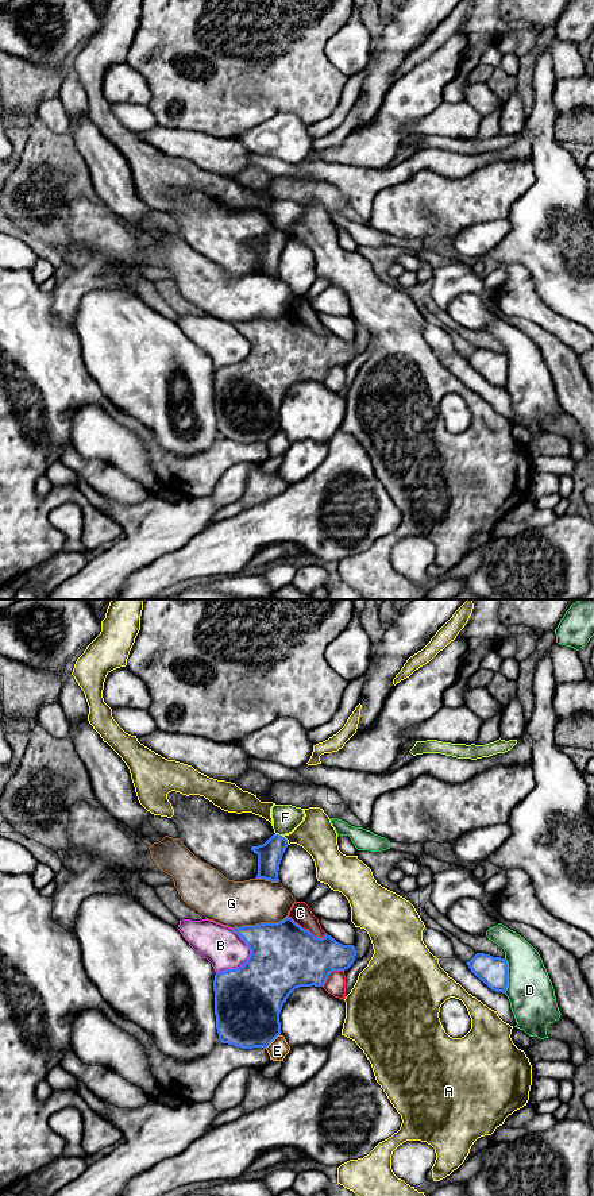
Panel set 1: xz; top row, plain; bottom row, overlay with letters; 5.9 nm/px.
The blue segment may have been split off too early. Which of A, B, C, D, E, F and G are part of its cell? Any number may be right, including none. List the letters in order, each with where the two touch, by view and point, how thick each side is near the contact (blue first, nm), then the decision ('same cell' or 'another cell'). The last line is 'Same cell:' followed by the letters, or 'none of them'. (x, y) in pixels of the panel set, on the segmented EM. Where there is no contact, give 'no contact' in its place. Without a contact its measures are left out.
A: xz (286, 840) | 150/220 nm | another cell
B: xz (247, 960) | 400/240 nm | another cell
C: xz (307, 930) | 400/120 nm | another cell
D: xz (506, 976) | 180/280 nm | another cell
E: xz (272, 1041) | 400/120 nm | another cell
F: xz (278, 834) | 150/160 nm | another cell
G: xz (261, 923) | 400/280 nm | another cell
Same cell: none of them

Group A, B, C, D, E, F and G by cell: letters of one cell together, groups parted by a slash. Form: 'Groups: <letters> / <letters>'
Groups: A / B / C / D / E / F G

